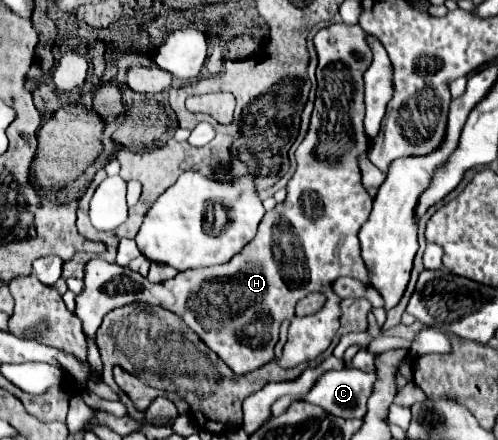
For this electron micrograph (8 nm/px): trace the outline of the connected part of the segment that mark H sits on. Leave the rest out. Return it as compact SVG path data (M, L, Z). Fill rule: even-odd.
M332 23L322 27L314 35L314 49L318 55L316 67L316 103L312 111L312 121L306 139L296 149L296 173L288 181L288 195L282 203L278 203L272 211L264 215L260 221L256 237L246 243L240 253L236 253L228 263L204 267L204 269L188 269L178 273L174 279L164 283L150 283L146 277L130 271L128 267L120 267L116 263L106 263L102 259L92 259L86 265L84 291L76 297L76 315L82 319L84 333L94 337L96 329L102 323L102 317L128 303L148 303L170 309L180 315L186 325L198 333L198 337L224 359L224 363L238 375L260 369L262 365L275 360L282 367L296 367L304 361L316 359L322 351L328 349L332 337L338 331L340 299L332 291L332 281L336 277L354 277L368 283L366 267L360 259L360 243L358 229L368 219L372 211L372 197L360 185L360 169L356 163L356 155L368 149L368 137L364 133L364 81L362 75L372 63L372 51L366 45L366 33L360 25ZM204 283L214 283L216 287L204 287ZM308 293L324 293L326 305L314 315L298 317L294 315L294 305L298 299ZM294 315L294 317L292 317ZM292 317L292 319L290 319ZM284 319L290 319L288 341L284 345L284 353L278 359L274 354L274 346L278 341L278 327Z

